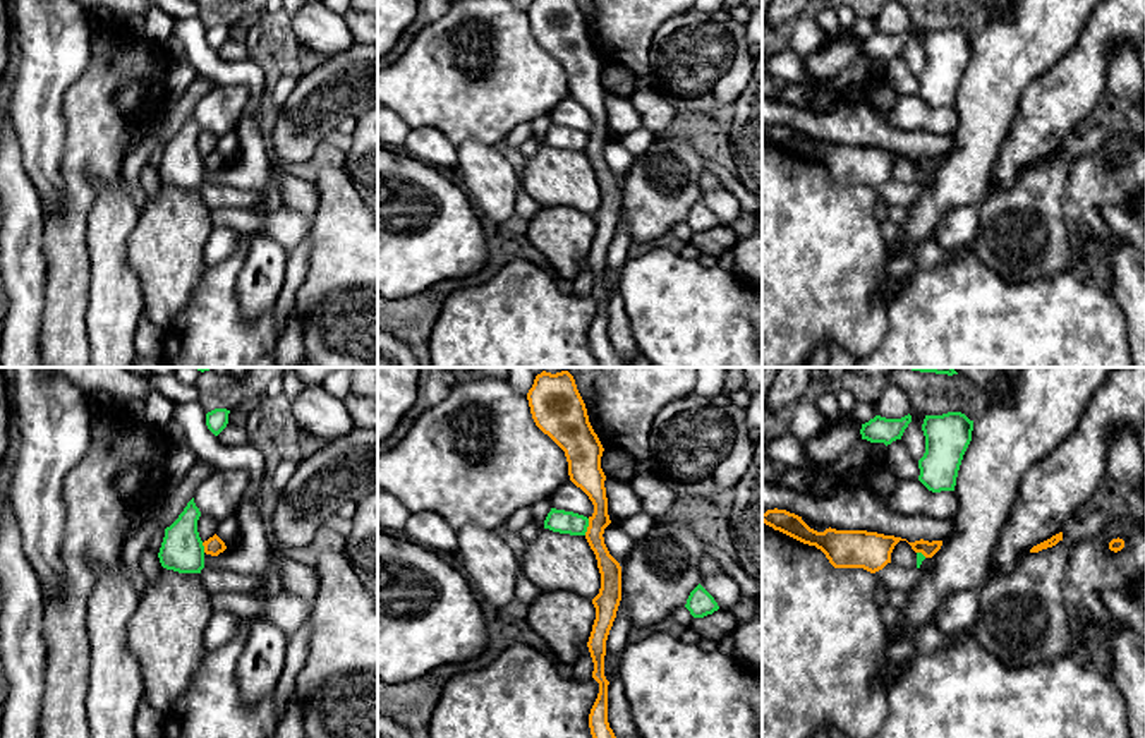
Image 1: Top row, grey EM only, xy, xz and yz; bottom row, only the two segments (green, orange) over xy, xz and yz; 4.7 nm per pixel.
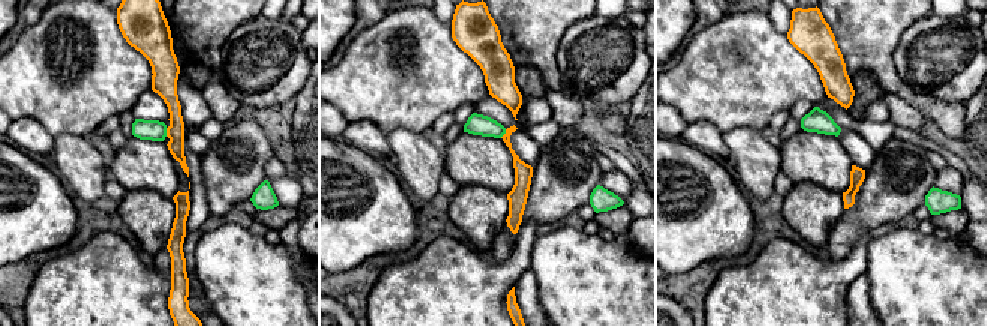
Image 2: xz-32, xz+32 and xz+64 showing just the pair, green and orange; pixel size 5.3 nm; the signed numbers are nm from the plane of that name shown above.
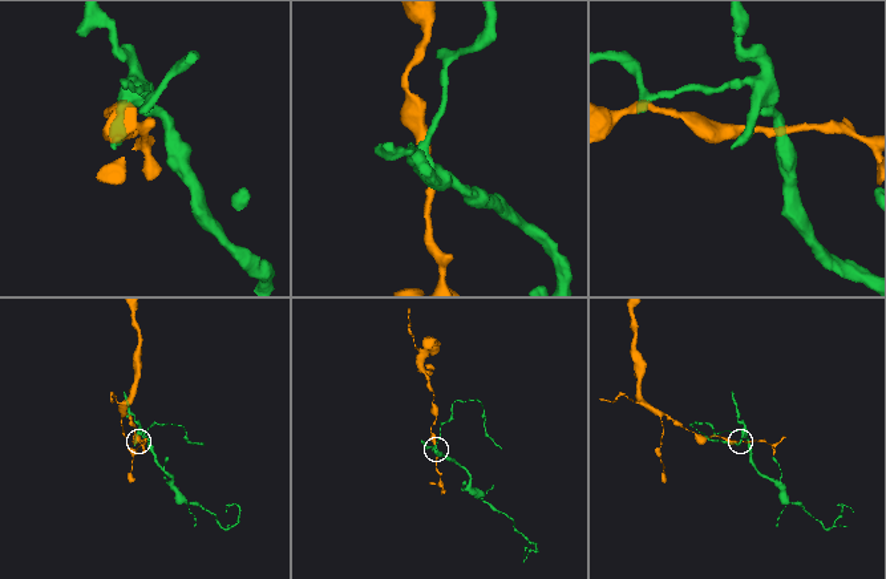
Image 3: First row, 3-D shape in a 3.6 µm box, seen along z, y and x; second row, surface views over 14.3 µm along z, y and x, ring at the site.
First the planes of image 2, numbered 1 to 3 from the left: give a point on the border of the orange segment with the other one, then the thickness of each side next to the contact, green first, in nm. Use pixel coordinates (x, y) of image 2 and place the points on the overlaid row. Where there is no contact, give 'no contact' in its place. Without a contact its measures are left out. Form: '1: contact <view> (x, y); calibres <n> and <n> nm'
1: contact xz-32 (165, 132); calibres 110 and 120 nm
2: contact xz+32 (503, 134); calibres 110 and 100 nm
3: no contact

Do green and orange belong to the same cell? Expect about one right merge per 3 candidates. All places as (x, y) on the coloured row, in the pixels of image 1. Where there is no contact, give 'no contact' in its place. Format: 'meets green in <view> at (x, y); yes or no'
meets green in xz at (587, 526); no

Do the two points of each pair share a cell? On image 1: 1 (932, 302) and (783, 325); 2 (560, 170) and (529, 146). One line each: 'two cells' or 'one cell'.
1: two cells
2: two cells

